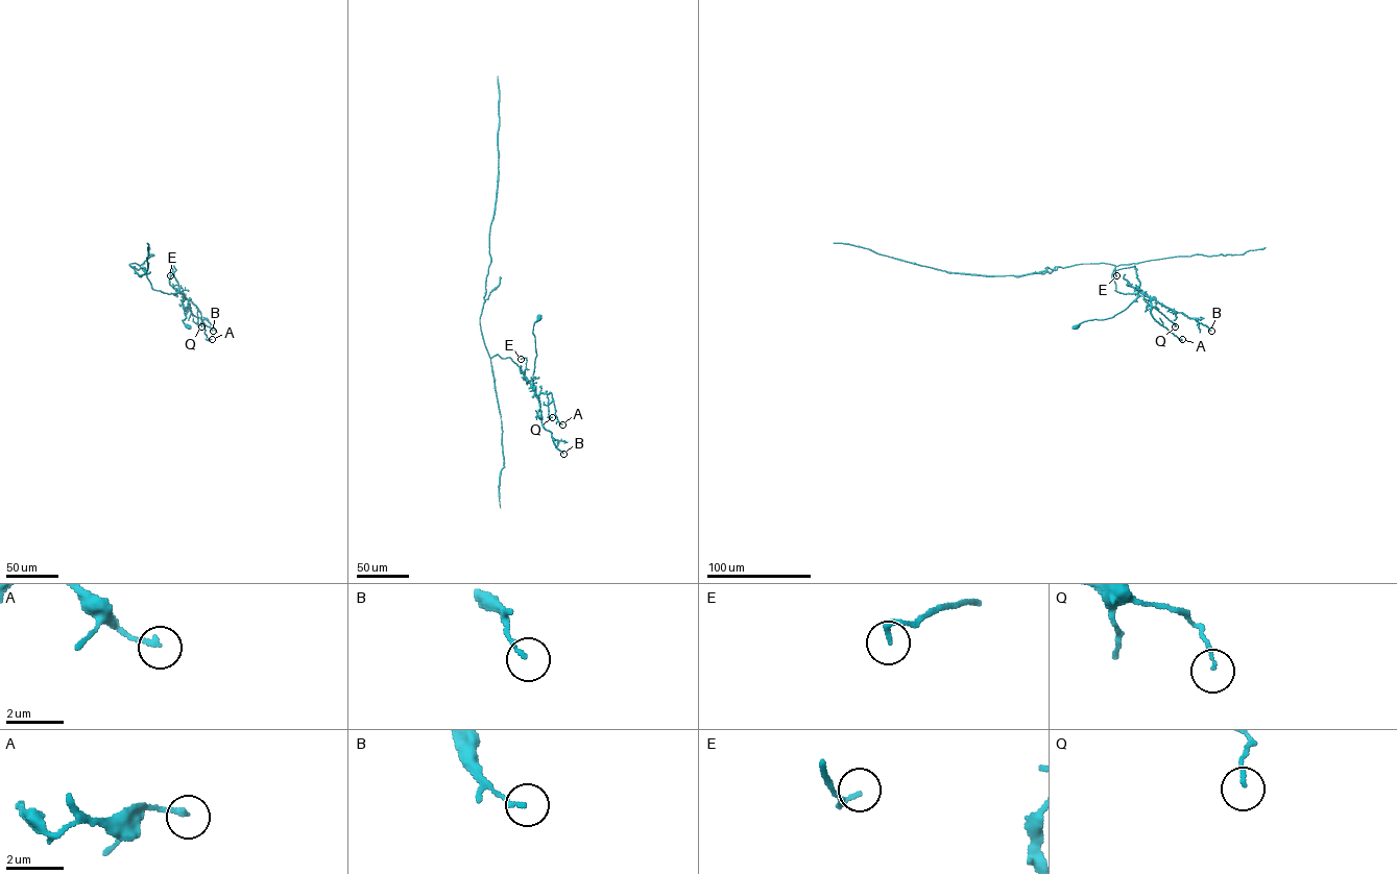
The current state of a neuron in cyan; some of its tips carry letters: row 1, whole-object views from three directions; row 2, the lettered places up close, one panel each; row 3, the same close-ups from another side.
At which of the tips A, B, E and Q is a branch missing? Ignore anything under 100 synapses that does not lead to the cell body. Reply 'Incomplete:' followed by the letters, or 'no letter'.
Incomplete: no letter

